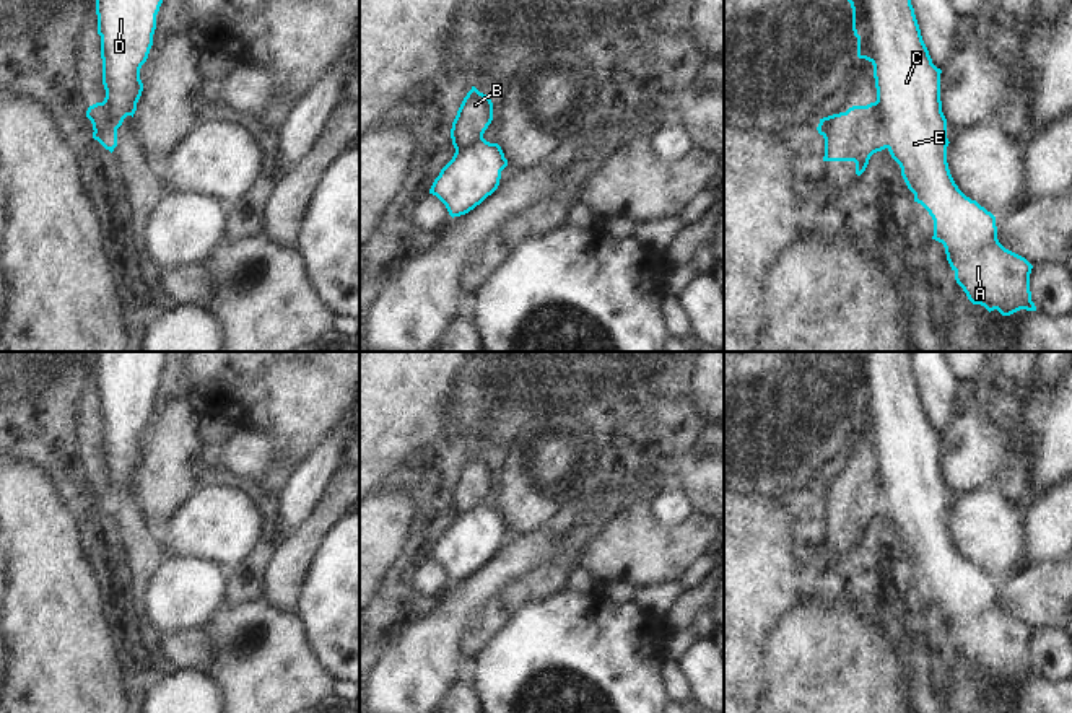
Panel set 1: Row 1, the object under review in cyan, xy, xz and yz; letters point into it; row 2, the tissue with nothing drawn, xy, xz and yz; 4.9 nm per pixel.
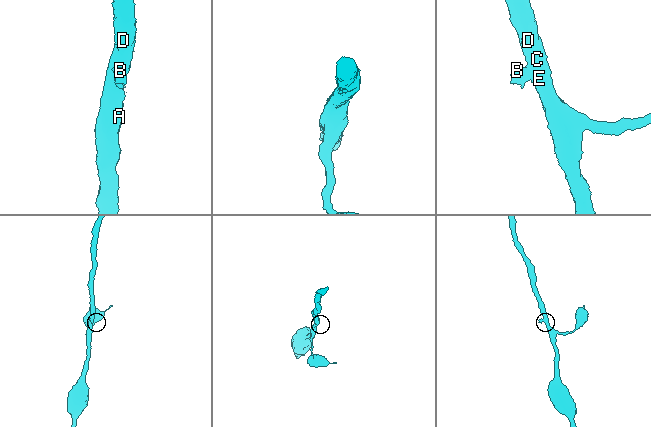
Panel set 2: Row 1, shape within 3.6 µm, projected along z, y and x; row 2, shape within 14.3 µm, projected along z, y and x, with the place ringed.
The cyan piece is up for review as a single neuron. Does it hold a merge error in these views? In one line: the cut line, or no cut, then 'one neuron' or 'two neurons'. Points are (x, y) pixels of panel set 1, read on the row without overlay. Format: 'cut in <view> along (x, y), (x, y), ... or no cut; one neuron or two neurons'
cut in yz along (866, 471), (877, 479), (880, 500), (887, 511); two neurons

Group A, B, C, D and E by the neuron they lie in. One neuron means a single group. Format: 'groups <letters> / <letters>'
groups A C D E / B

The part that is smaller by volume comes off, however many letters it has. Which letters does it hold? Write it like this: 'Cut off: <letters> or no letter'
Cut off: B

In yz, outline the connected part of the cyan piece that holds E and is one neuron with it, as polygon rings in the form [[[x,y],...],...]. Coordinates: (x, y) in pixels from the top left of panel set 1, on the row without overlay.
[[[844,352],[852,373],[852,396],[857,402],[857,422],[874,430],[877,466],[867,469],[880,483],[882,501],[900,529],[914,566],[921,568],[934,584],[934,601],[945,612],[947,625],[955,636],[957,648],[963,653],[973,669],[984,671],[989,677],[997,674],[1010,680],[1020,674],[1036,676],[1031,666],[1030,638],[1033,630],[1022,620],[1005,614],[997,604],[996,581],[976,565],[966,562],[955,549],[947,527],[947,483],[940,466],[940,438],[932,428],[922,405],[921,394],[911,370],[911,352]]]

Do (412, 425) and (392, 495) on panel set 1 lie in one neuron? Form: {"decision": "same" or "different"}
{"decision": "different"}

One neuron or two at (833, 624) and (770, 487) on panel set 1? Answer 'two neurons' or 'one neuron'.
two neurons

